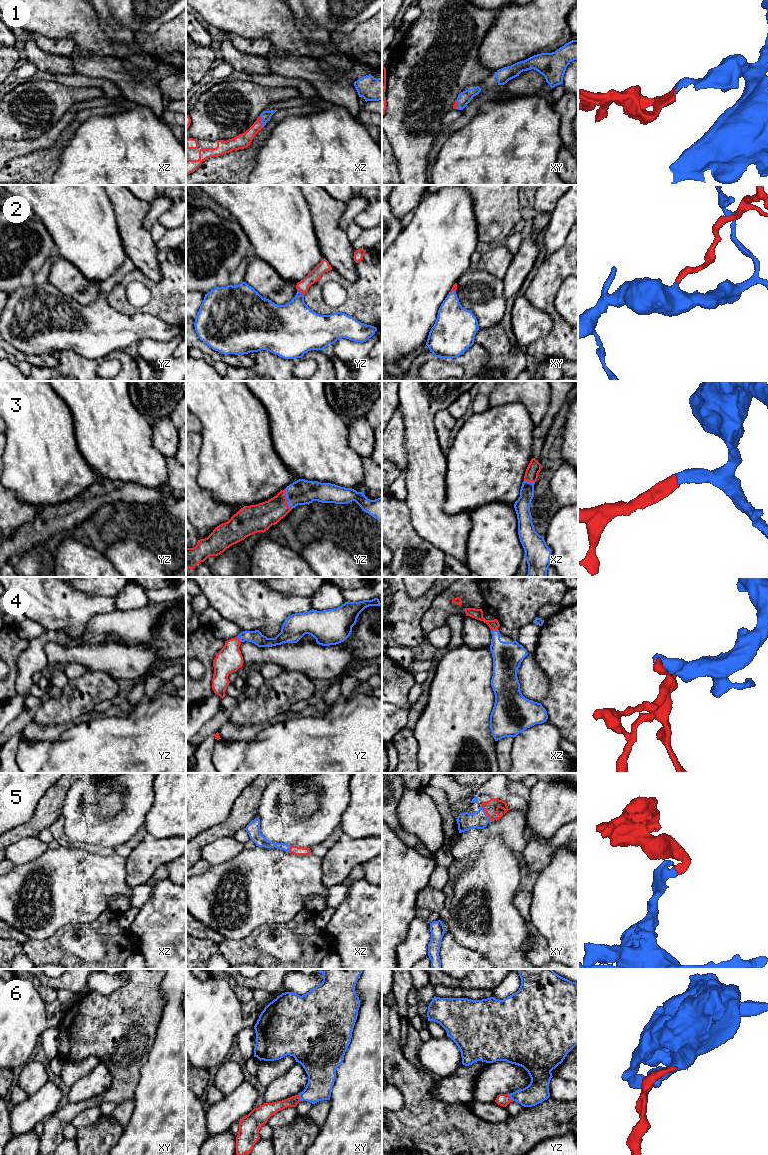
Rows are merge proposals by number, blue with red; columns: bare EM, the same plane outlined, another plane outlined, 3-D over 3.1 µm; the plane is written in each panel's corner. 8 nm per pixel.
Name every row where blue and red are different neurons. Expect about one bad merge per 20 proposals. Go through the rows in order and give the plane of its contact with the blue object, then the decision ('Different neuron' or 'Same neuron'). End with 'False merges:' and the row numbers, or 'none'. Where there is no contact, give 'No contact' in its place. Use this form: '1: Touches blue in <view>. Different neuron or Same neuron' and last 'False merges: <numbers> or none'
1: Touches blue in xz. Same neuron
2: Touches blue in yz. Same neuron
3: Touches blue in yz. Same neuron
4: Touches blue in xz. Same neuron
5: Touches blue in xy. Same neuron
6: Touches blue in xy. Same neuron
False merges: none

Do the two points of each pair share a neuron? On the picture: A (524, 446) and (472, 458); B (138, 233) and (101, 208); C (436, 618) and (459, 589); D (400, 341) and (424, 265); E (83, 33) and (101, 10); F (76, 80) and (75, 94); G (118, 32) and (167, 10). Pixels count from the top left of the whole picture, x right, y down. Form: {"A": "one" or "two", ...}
{"A": "one", "B": "two", "C": "one", "D": "one", "E": "two", "F": "two", "G": "two"}

